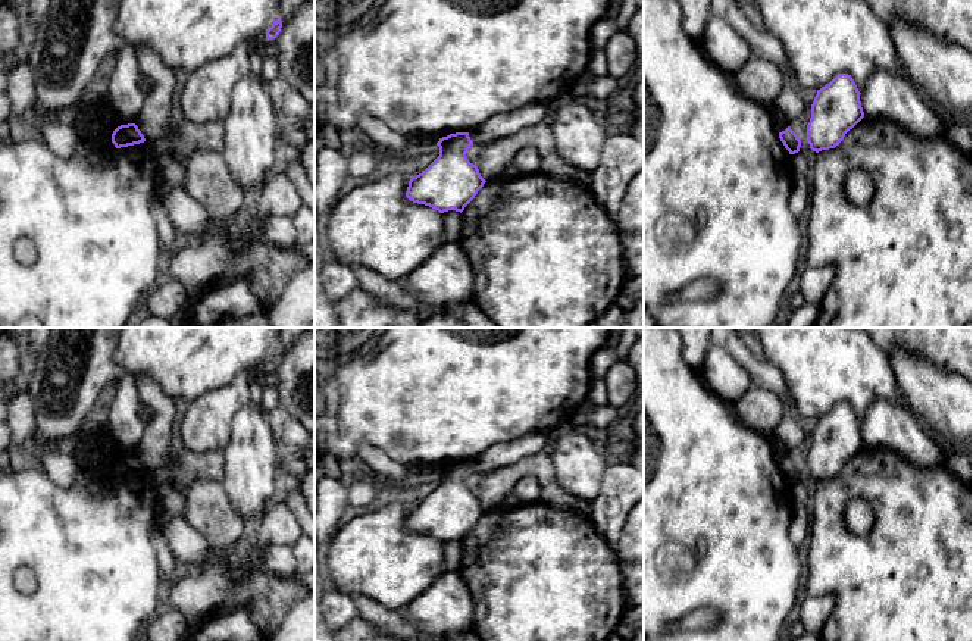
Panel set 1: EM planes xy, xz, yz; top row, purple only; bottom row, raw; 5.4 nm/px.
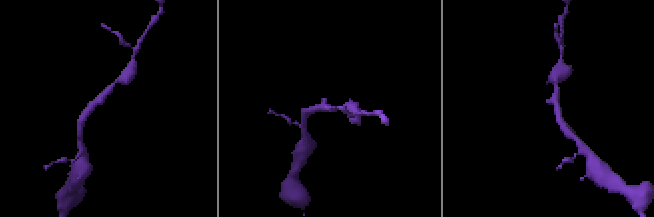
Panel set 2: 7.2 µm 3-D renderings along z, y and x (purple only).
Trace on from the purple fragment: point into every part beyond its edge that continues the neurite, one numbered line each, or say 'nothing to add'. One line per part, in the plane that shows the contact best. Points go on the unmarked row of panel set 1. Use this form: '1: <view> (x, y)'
nothing to add

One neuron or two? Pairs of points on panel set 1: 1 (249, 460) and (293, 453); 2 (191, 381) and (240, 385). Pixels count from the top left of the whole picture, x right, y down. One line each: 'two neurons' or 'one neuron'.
1: two neurons
2: two neurons

